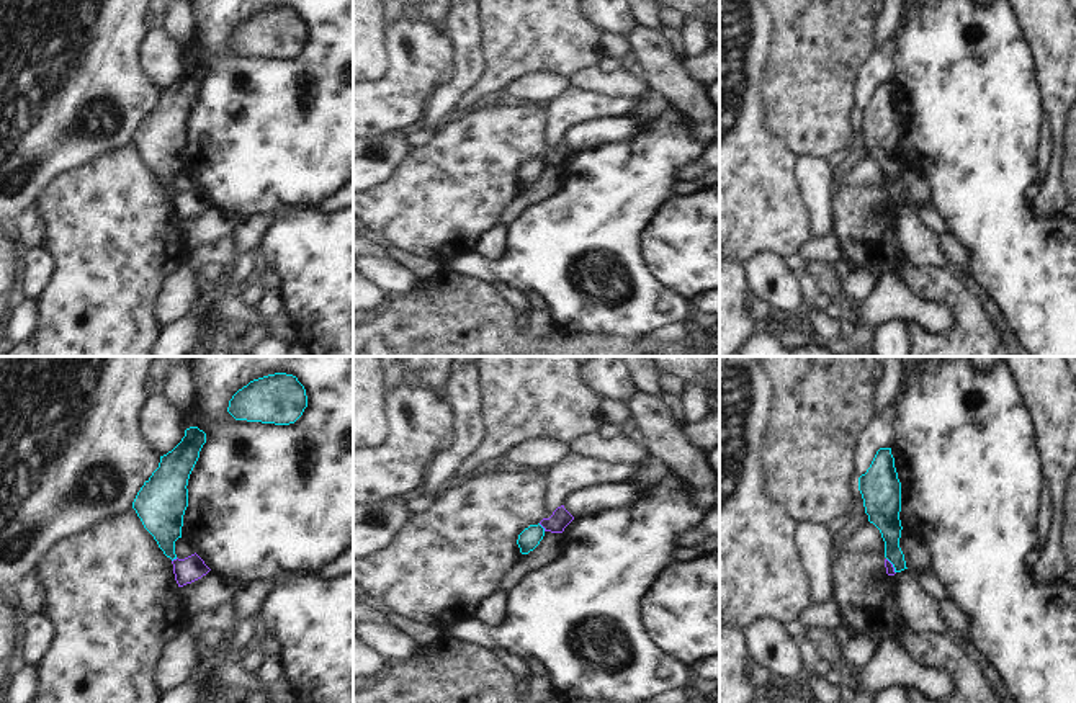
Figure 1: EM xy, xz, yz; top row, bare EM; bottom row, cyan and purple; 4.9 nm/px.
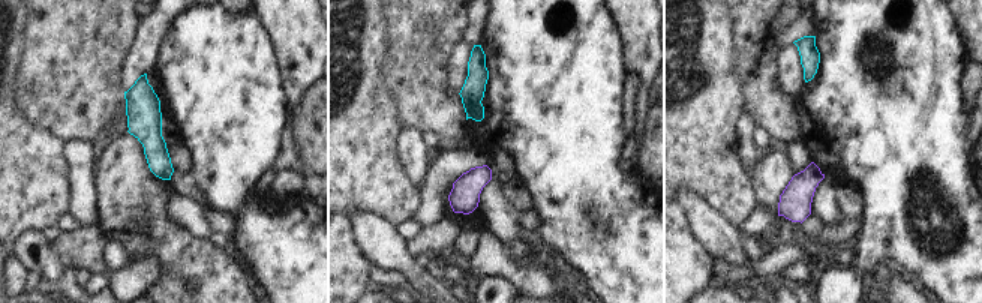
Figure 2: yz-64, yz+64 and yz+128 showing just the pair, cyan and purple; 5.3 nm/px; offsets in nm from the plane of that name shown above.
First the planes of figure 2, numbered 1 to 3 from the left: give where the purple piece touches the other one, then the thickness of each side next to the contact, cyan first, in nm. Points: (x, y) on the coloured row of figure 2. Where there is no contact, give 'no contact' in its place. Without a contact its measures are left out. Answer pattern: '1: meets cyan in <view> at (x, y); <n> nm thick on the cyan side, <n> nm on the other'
1: no contact
2: no contact
3: no contact

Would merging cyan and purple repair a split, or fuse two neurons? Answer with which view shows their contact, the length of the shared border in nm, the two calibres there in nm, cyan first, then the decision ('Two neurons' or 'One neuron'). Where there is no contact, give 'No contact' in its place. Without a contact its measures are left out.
Touches cyan in xz. Shared border 50 nm. Thickness 100 nm (cyan) against 90 nm. Two neurons

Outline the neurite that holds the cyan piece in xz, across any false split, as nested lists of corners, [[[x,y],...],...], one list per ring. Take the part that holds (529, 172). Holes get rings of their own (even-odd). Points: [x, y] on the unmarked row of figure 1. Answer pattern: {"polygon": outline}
{"polygon": [[[540,157],[525,162],[517,173],[520,186],[528,188],[530,185],[533,185],[543,173],[543,170],[545,170],[545,162]]]}

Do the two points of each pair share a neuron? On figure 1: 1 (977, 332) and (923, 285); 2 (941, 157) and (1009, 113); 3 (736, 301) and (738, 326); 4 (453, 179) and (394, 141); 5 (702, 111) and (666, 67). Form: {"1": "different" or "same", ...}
{"1": "same", "2": "same", "3": "same", "4": "different", "5": "same"}

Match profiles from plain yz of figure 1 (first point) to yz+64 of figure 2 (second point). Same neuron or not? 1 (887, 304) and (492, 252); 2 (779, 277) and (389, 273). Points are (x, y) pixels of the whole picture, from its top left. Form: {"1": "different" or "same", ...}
{"1": "same", "2": "different"}

